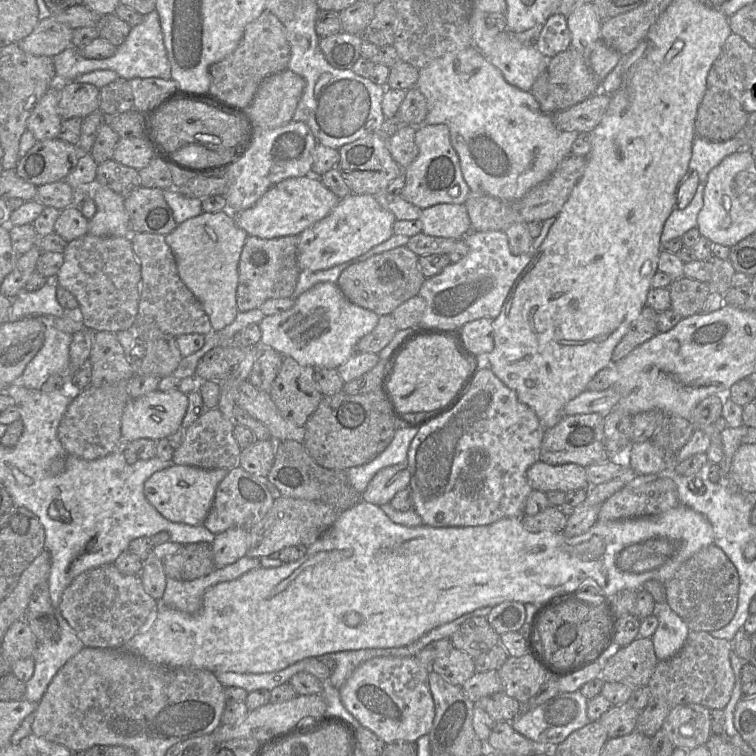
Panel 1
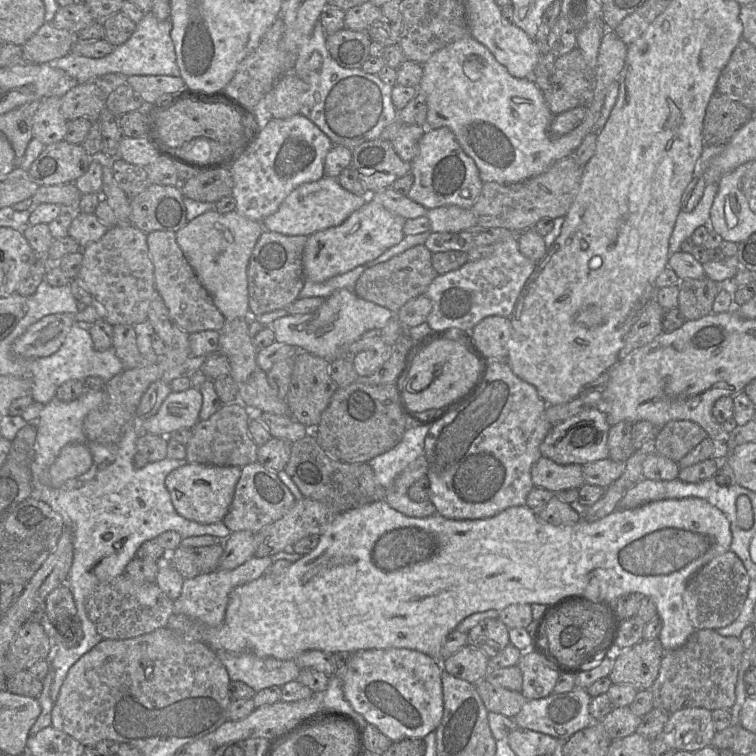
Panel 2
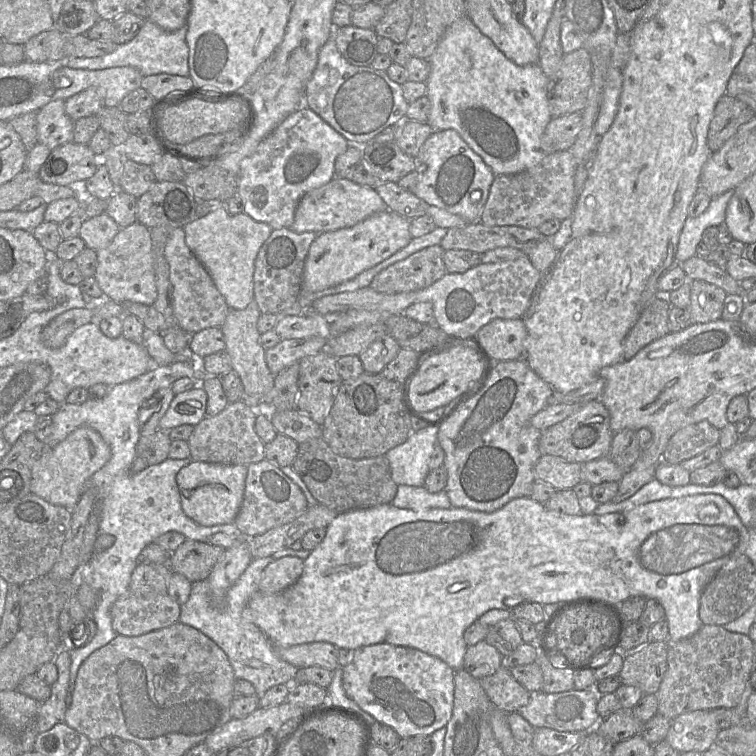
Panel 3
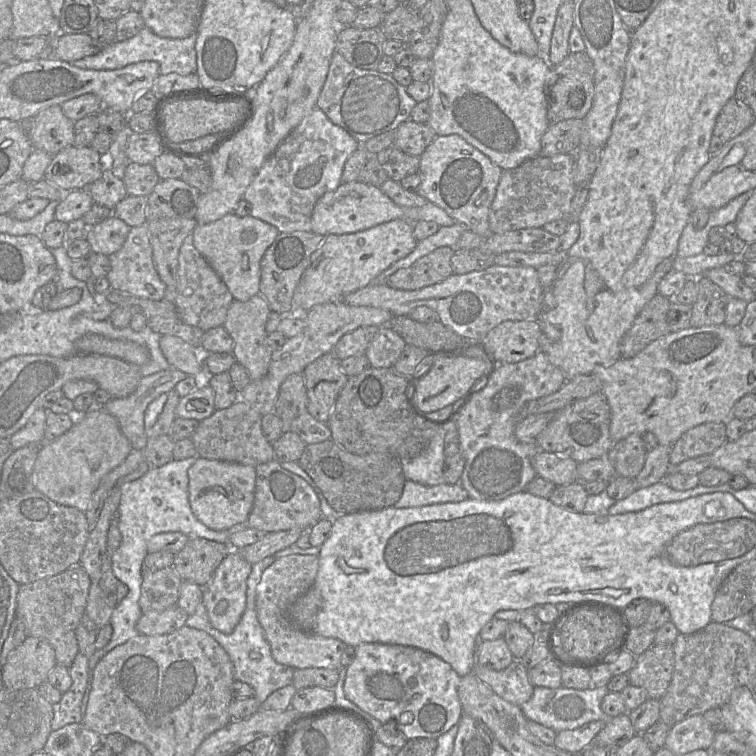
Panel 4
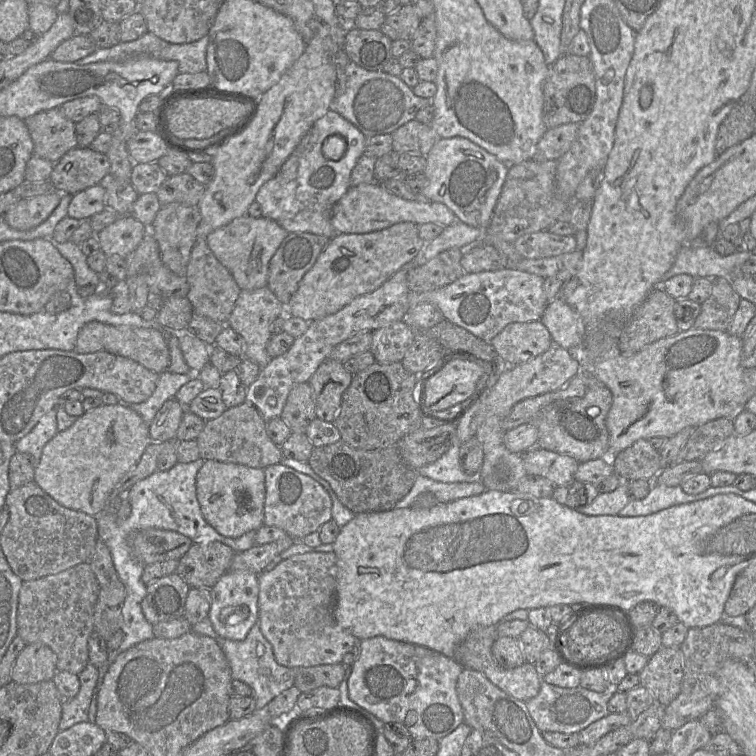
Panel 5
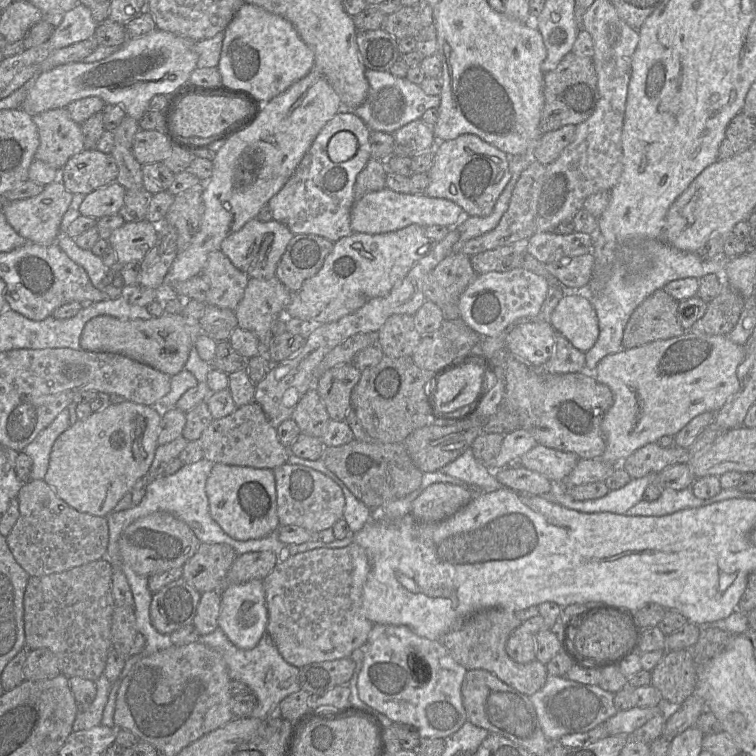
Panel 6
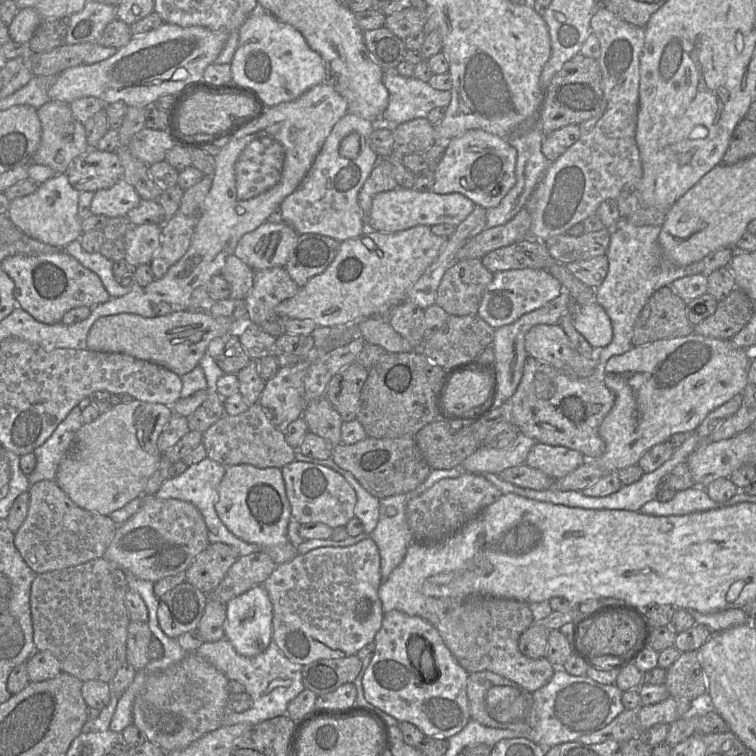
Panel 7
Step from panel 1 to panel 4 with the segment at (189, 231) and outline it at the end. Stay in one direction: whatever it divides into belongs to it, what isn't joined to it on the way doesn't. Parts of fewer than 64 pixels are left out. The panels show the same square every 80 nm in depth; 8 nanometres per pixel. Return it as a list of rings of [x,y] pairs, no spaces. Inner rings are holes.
[[[230,213],[214,222],[198,225],[192,239],[196,250],[225,283],[234,301],[245,302],[259,294],[260,262],[279,233],[276,227],[258,218]]]

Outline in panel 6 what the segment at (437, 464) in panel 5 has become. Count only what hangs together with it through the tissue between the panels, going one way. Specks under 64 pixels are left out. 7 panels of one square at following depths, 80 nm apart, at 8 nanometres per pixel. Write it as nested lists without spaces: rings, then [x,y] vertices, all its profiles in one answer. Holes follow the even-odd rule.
[[[469,448],[453,462],[436,472],[442,472],[454,478],[458,478],[468,484],[469,488],[479,489],[480,492],[492,492],[503,488],[502,484],[495,477],[495,471],[497,470],[491,470],[485,464],[477,461],[472,450]]]

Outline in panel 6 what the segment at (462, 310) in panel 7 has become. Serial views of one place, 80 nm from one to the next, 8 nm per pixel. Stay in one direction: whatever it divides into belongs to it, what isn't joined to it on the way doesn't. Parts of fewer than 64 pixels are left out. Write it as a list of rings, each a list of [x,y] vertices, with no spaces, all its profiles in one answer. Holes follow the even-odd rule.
[[[456,251],[445,257],[424,279],[424,295],[426,300],[430,300],[440,307],[444,320],[460,318],[459,297],[479,275],[473,269],[470,257],[461,251]]]

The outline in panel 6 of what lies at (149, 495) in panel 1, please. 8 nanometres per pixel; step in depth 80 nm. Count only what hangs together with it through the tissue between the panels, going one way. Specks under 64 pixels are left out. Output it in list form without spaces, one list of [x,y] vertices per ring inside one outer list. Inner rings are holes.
[[[215,463],[207,478],[205,491],[211,517],[235,540],[260,539],[279,527],[272,469]]]

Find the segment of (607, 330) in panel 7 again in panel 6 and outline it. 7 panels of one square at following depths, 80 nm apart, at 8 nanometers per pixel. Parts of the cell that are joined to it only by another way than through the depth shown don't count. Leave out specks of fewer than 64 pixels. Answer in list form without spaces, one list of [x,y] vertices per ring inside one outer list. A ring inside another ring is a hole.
[[[568,292],[554,309],[550,324],[575,348],[586,352],[599,337],[599,323],[594,306],[586,295]]]

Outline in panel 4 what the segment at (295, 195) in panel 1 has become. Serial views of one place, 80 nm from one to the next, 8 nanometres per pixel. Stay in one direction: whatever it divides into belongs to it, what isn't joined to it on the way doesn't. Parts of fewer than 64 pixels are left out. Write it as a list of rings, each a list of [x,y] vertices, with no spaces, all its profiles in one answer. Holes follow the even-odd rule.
[[[356,181],[341,183],[337,189],[319,198],[311,216],[311,232],[324,236],[350,234],[397,219],[410,223],[433,221],[440,228],[455,224],[455,220],[445,210],[431,202],[421,207],[398,206],[379,187]]]

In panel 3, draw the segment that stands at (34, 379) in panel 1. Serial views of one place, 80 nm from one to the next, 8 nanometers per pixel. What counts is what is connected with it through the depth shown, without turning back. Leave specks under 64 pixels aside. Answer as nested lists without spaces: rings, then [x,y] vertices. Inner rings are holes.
[[[84,325],[71,335],[67,346],[55,349],[43,349],[49,354],[41,354],[41,362],[49,366],[51,379],[44,390],[48,397],[59,405],[65,403],[67,395],[75,388],[88,390],[91,386],[103,383],[108,386],[132,381],[149,371],[160,367],[150,358],[142,344],[120,337],[107,338],[99,326]]]

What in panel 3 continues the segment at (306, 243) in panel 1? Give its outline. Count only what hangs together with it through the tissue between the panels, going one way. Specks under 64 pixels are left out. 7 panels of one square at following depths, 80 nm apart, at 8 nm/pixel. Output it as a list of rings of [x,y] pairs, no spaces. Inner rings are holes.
[[[385,210],[356,225],[319,233],[311,243],[302,274],[302,291],[315,293],[350,280],[386,260],[409,244],[410,220]]]

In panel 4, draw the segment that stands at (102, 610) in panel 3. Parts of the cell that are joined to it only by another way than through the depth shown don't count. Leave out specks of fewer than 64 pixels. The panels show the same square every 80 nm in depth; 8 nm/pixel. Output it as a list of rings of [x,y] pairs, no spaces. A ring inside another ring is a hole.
[[[170,368],[143,377],[132,394],[125,398],[112,398],[102,408],[116,418],[132,448],[143,450],[148,441],[144,426],[147,407],[162,394],[172,391],[180,381],[189,376],[183,371]],[[197,457],[181,461],[171,461],[159,468],[150,470],[136,481],[122,484],[121,499],[117,509],[121,542],[111,557],[111,567],[115,577],[128,587],[128,593],[113,611],[109,624],[113,629],[110,641],[101,649],[96,649],[88,658],[90,672],[100,659],[115,647],[138,635],[136,624],[142,615],[139,606],[142,584],[142,564],[147,555],[147,543],[159,533],[179,532],[189,540],[206,539],[229,545],[231,533],[242,531],[245,524],[236,525],[229,530],[216,531],[206,527],[193,514],[189,503],[188,470]]]

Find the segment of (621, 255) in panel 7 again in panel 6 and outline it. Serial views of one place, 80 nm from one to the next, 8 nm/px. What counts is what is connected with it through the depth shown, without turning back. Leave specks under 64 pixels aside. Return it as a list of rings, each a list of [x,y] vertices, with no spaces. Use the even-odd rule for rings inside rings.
[[[646,238],[636,244],[646,259],[646,268],[640,272],[628,272],[624,265],[614,265],[610,274],[597,276],[593,267],[592,277],[586,289],[577,290],[585,294],[594,306],[599,323],[599,337],[594,346],[585,352],[585,367],[594,372],[597,364],[607,355],[622,351],[625,326],[636,308],[654,291],[664,288],[673,280],[687,277],[702,278],[707,274],[722,275],[730,258],[701,259],[697,253],[681,251],[660,239]]]

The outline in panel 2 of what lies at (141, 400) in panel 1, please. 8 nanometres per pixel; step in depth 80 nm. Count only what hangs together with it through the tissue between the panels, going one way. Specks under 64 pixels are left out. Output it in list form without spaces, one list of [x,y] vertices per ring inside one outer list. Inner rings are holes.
[[[198,388],[172,392],[151,417],[139,419],[139,433],[168,436],[181,428],[192,428],[199,421],[203,403]]]

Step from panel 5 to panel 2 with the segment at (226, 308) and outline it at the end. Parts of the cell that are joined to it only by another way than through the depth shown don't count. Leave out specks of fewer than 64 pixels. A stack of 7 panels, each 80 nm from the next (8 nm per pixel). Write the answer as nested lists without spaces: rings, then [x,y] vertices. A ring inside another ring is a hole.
[[[151,232],[147,234],[147,245],[154,268],[155,290],[166,305],[171,320],[188,334],[206,330],[220,331],[226,319],[189,265],[177,244],[175,232]]]

